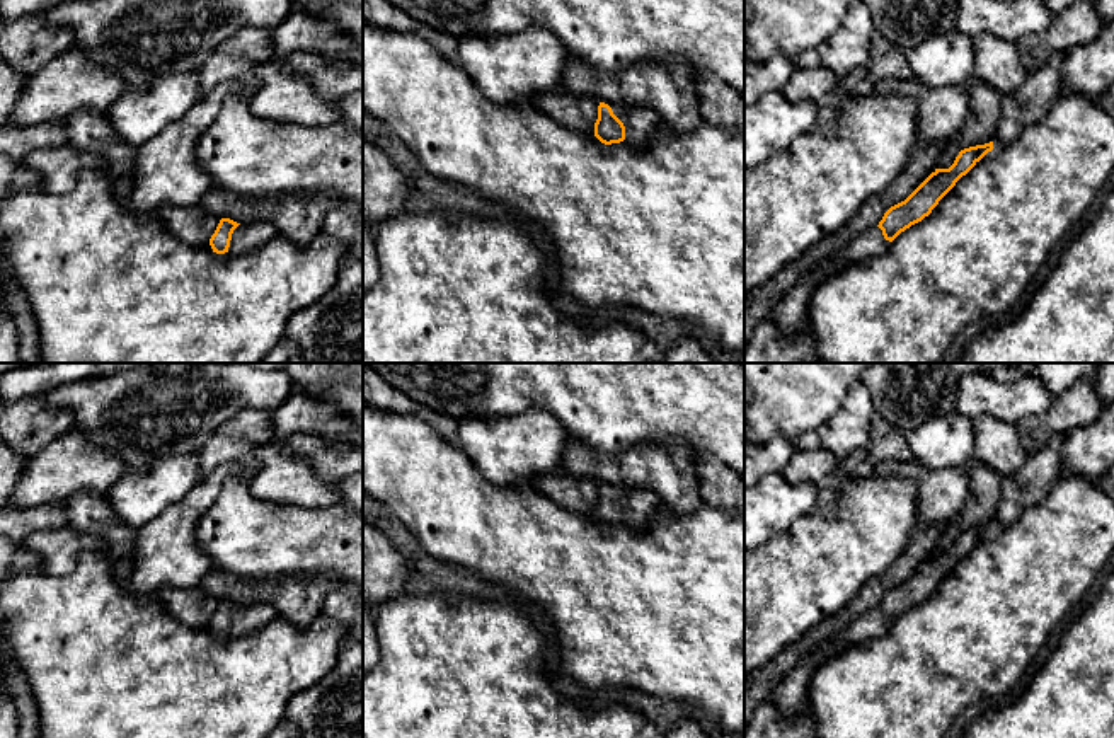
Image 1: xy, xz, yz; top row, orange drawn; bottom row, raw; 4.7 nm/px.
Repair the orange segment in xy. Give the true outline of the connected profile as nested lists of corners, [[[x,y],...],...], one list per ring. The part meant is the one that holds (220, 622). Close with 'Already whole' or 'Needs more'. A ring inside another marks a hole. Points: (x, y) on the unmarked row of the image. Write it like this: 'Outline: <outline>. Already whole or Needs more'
Outline: [[[221,600],[210,620],[210,627],[216,636],[245,636],[262,629],[276,617],[278,612],[264,603],[240,607],[230,600]]]. Needs more

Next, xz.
Outline: [[[600,484],[598,501],[594,504],[594,518],[605,525],[627,523],[632,530],[642,530],[654,515],[659,499],[644,487],[623,491],[620,487],[608,487]]]. Needs more

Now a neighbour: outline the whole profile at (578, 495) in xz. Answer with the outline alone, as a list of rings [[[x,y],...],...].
[[[564,469],[537,476],[531,484],[545,498],[557,504],[594,516],[594,504],[598,501],[598,484],[591,479],[572,479]]]

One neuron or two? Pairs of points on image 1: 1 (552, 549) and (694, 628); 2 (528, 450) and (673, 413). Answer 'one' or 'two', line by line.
1: one
2: two

